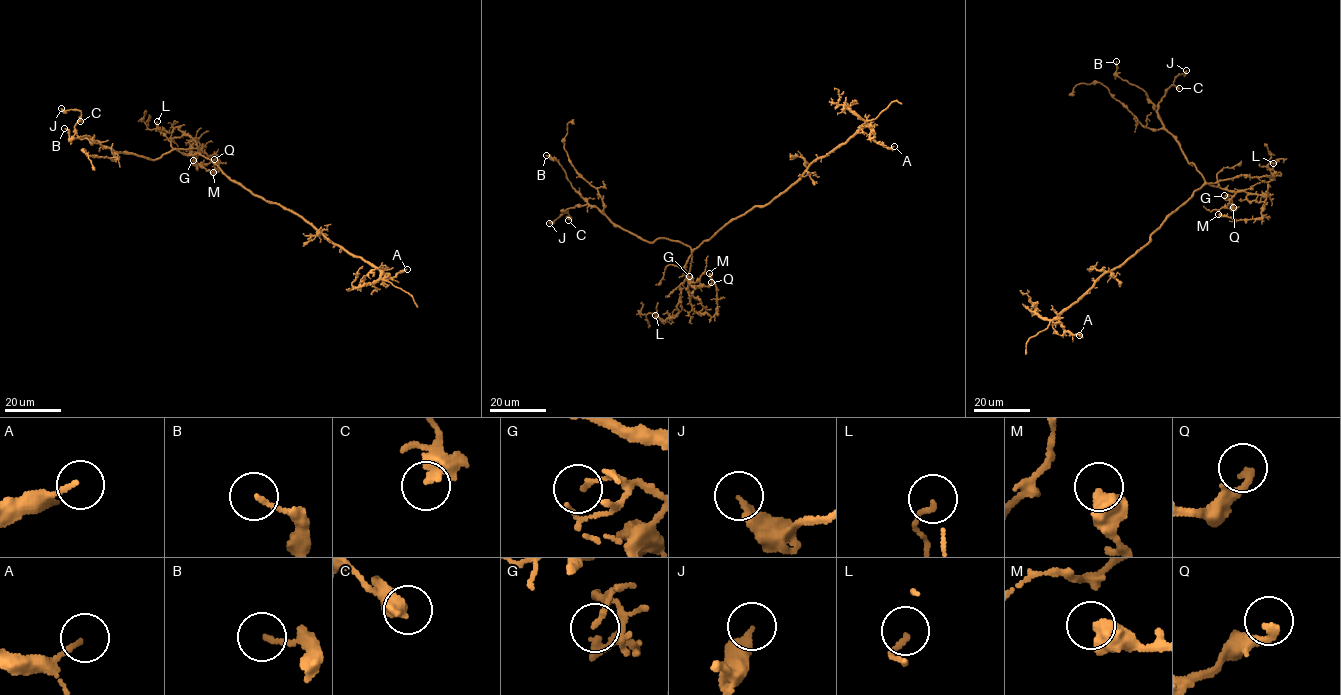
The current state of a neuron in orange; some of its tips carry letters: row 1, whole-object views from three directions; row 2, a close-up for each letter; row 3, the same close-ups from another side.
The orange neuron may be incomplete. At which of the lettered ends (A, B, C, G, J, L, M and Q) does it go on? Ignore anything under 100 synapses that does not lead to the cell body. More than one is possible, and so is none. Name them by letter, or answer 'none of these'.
none of these

